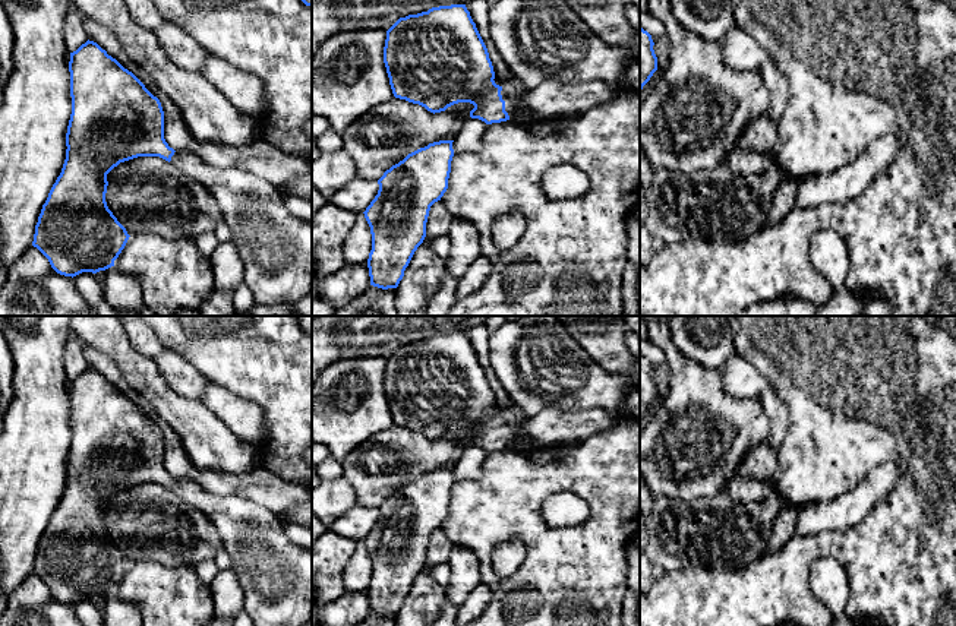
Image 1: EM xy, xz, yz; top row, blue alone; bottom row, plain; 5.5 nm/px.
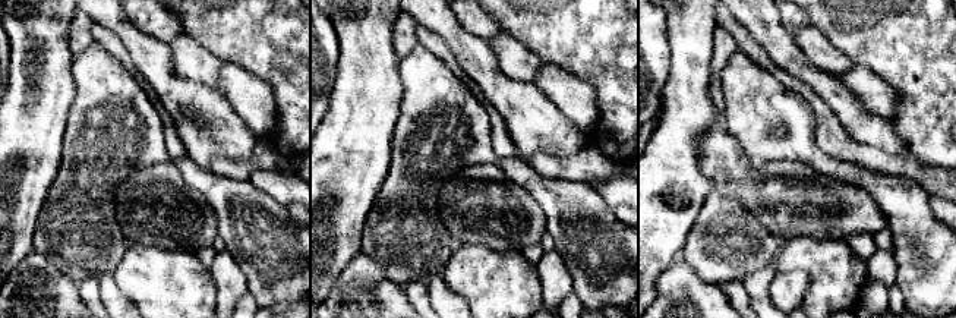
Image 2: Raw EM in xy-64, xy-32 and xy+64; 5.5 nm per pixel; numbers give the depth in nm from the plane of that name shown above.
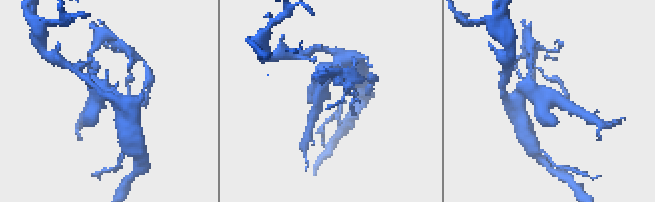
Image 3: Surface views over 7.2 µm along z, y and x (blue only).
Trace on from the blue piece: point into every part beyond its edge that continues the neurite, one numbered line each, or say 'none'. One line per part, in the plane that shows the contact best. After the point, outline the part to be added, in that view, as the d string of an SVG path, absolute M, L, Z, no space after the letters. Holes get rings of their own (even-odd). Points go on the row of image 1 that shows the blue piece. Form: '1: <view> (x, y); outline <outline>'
1: xz (513, 92); outline M511 78L501 91L502 99L505 101L505 111L509 120L515 120L521 116L523 95L527 92L526 86L515 78Z

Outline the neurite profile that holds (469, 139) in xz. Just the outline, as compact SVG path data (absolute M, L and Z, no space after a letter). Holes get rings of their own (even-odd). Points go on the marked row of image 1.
M470 118L464 123L452 142L454 152L476 152L482 148L488 124L479 118Z

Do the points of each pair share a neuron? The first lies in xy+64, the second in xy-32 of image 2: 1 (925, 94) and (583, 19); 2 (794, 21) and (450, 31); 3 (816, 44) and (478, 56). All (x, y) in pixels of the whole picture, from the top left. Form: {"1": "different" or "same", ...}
{"1": "same", "2": "different", "3": "different"}

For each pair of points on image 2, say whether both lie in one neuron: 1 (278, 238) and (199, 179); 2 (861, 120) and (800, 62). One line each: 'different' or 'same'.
1: same
2: same

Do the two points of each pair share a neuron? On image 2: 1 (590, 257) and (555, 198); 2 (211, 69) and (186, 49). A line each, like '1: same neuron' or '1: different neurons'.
1: same neuron
2: same neuron

